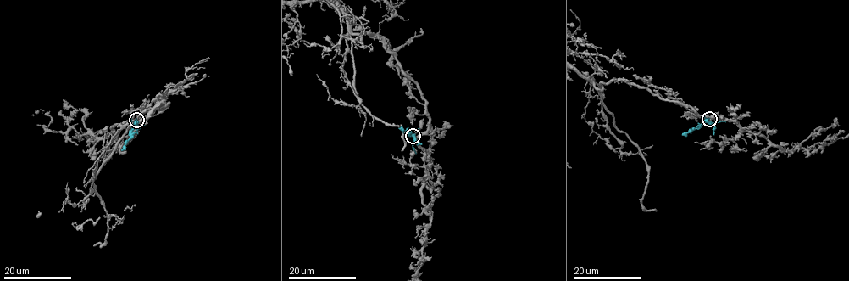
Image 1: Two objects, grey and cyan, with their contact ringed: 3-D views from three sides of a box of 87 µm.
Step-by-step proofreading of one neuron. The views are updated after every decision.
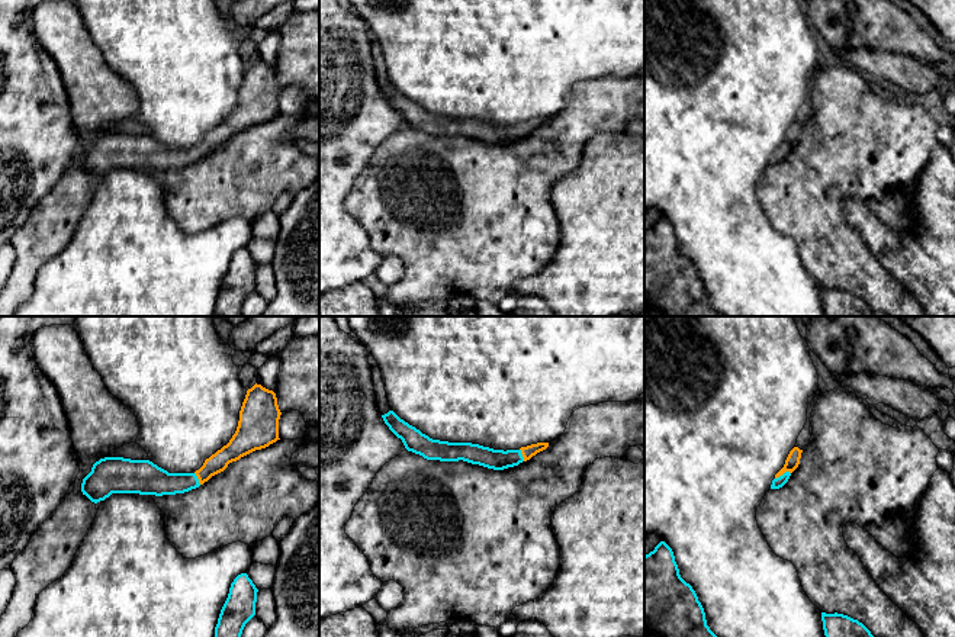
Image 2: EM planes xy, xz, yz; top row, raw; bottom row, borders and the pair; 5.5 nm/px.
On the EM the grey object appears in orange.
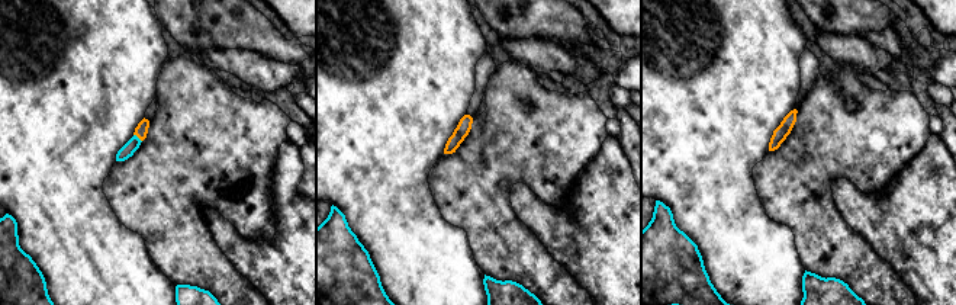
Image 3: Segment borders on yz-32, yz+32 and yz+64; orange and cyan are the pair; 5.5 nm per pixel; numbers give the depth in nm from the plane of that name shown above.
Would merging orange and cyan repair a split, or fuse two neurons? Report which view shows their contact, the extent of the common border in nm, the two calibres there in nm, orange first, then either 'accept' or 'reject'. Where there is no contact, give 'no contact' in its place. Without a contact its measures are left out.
yz | 100 nm | 80/60 nm | accept

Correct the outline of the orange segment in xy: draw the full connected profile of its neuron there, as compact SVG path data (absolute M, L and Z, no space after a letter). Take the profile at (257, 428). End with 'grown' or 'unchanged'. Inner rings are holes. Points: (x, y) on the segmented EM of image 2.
M255 383L247 390L229 443L206 459L194 473L168 473L149 460L104 457L83 479L81 492L94 504L112 493L163 496L189 492L224 472L229 463L280 440L280 415L276 393Z; grown

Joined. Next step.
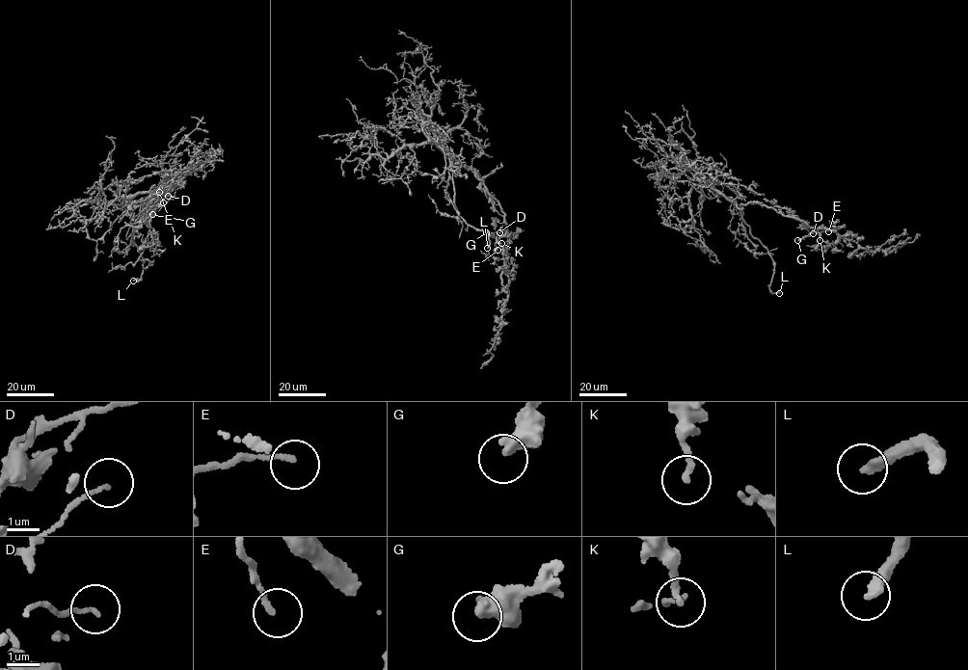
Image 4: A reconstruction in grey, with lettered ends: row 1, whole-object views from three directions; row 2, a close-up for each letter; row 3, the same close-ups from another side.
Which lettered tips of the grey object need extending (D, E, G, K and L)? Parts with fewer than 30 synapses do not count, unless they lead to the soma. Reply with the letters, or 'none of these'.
L

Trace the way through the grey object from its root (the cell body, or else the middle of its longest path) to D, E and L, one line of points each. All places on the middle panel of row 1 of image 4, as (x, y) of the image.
D: (479, 177), (503, 213), (505, 233), (497, 239), (492, 236), (499, 232)
E: (479, 177), (498, 202), (504, 218), (505, 233), (496, 237), (497, 250)
L: (479, 177), (464, 167), (458, 171), (457, 168), (452, 168), (457, 213), (470, 226), (488, 232), (487, 248)

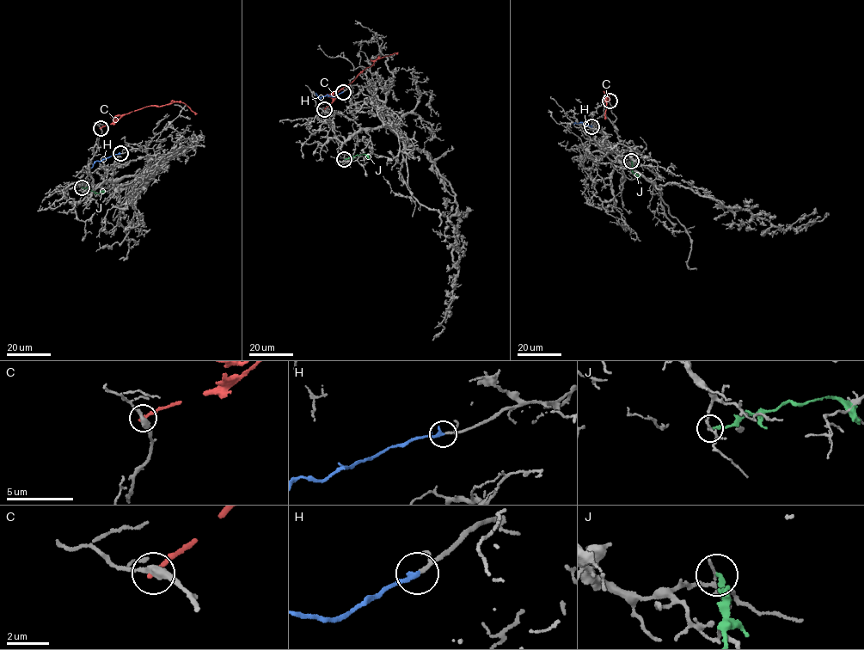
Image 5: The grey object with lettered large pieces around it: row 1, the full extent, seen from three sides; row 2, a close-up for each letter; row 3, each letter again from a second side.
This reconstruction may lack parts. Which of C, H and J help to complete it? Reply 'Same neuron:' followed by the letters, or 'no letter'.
Same neuron: H

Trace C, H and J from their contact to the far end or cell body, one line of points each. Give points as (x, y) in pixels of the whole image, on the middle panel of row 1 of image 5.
C: (324, 109), (333, 101), (338, 91), (373, 65), (376, 60), (398, 52)
H: (343, 92), (334, 96), (320, 97), (315, 94)
J: (344, 159), (364, 154), (369, 158)

